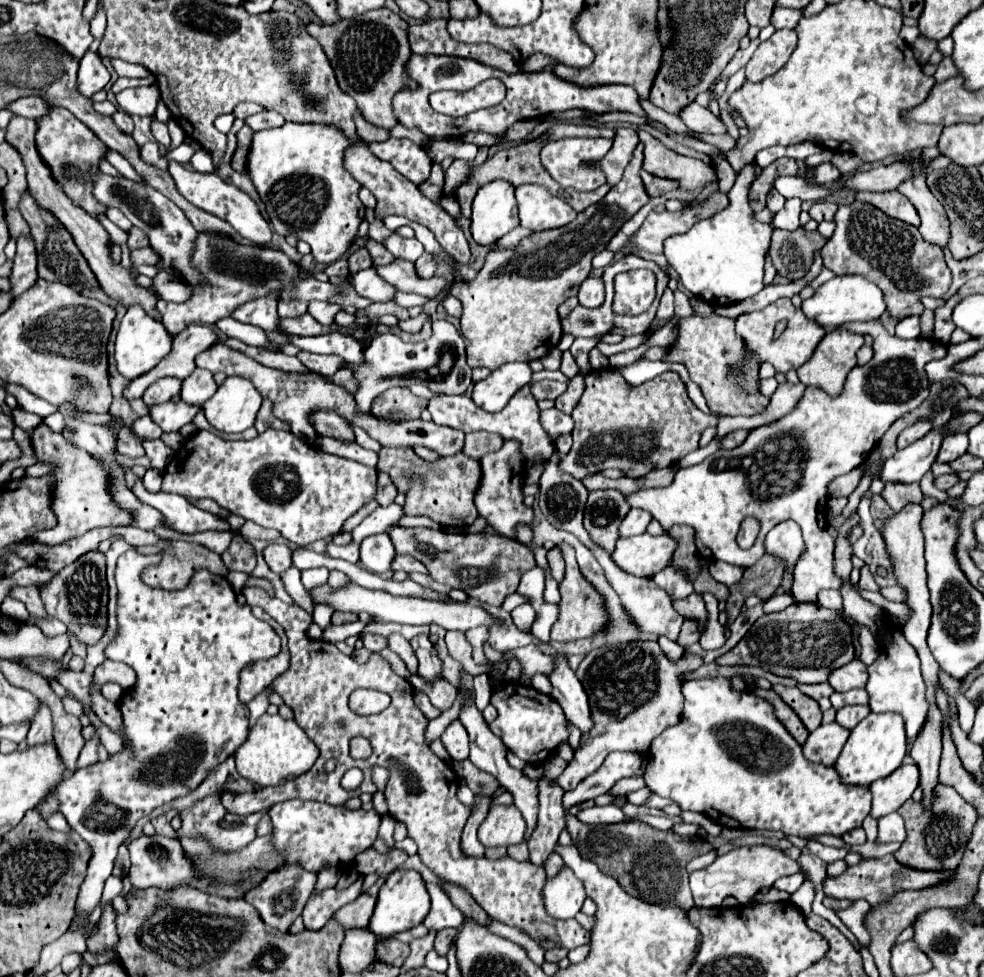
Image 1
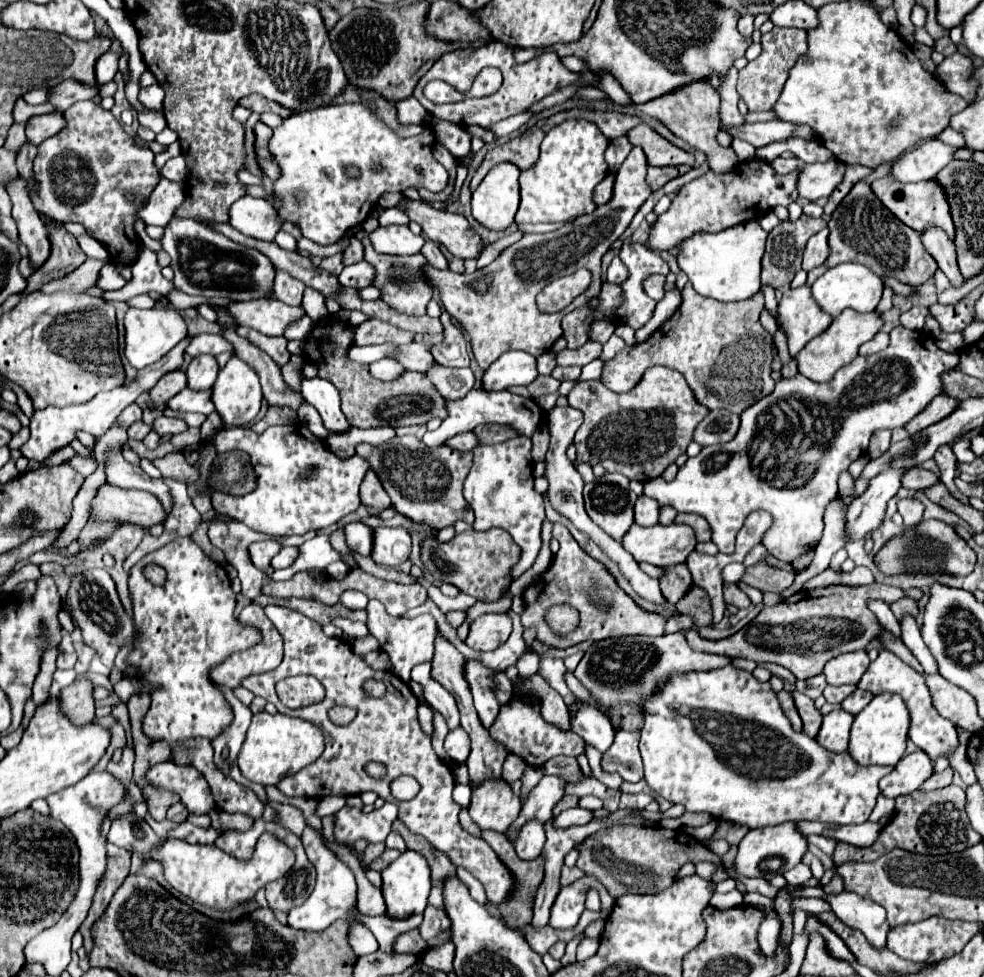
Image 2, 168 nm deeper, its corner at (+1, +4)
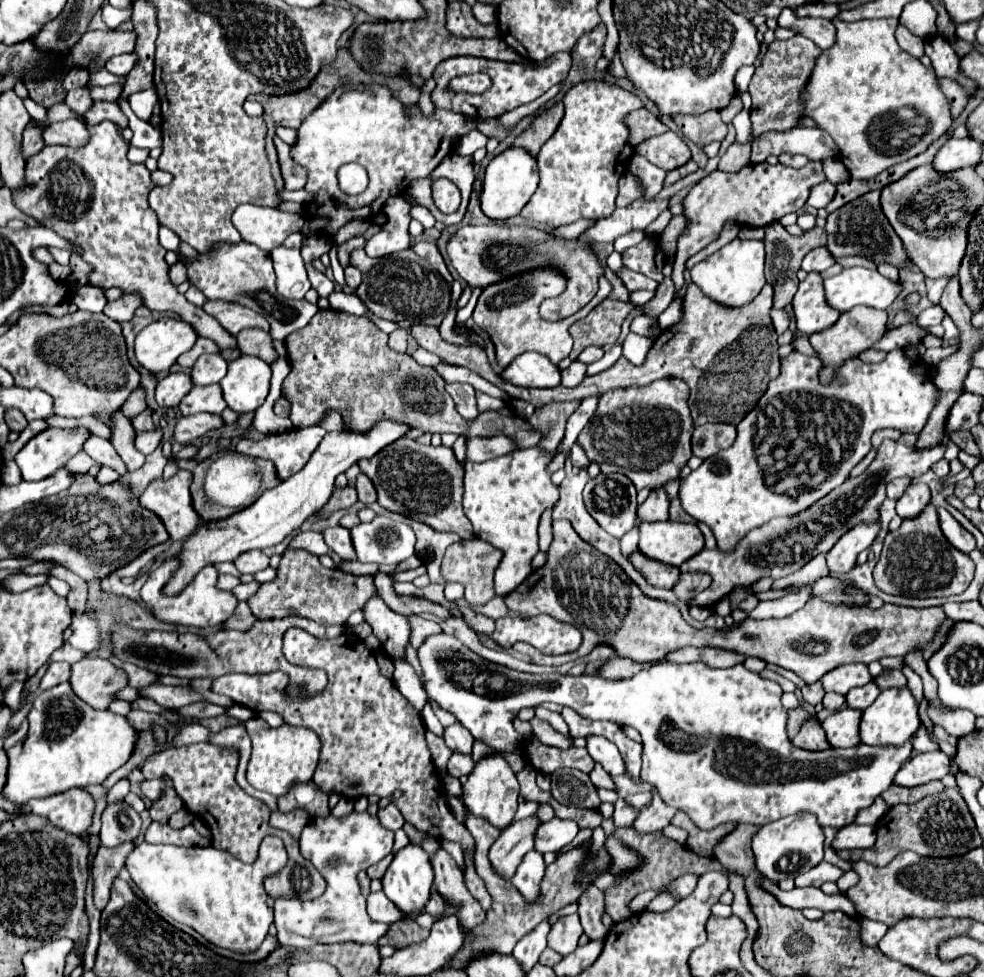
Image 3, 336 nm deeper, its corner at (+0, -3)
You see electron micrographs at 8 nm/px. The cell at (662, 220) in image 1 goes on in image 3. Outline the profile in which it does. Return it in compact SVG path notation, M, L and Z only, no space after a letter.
M808 161L806 167L794 169L784 167L782 163L768 165L768 163L756 163L746 165L736 173L722 173L712 171L706 175L698 185L692 187L688 197L684 199L684 215L690 219L688 229L678 239L678 251L674 259L674 285L680 289L684 285L682 273L686 269L686 261L696 255L700 249L704 249L708 243L716 241L722 225L732 219L738 225L752 225L752 227L766 227L768 223L778 221L786 213L796 213L808 199L810 189L818 183L826 181L822 163Z

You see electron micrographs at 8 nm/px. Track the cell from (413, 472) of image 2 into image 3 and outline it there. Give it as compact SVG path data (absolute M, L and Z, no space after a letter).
M402 437L384 447L384 451L378 451L374 457L358 461L358 467L370 477L378 493L378 503L388 511L422 521L436 531L454 531L462 539L474 537L472 525L462 511L464 467L448 447L420 445L414 439Z

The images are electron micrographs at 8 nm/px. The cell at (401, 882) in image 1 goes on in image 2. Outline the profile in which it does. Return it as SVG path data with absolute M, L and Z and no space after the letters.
M403 852L395 862L391 862L383 876L383 898L385 898L385 906L387 912L385 916L391 920L399 920L399 918L407 918L413 914L421 914L427 906L427 898L429 898L429 890L431 890L431 870L425 862L425 858L417 852Z

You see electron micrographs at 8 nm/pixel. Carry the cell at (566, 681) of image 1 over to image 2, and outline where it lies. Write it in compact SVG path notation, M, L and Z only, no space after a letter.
M575 700L575 714L571 716L571 730L579 734L587 744L595 746L599 752L605 752L613 744L615 730L609 718L597 708L583 700Z

